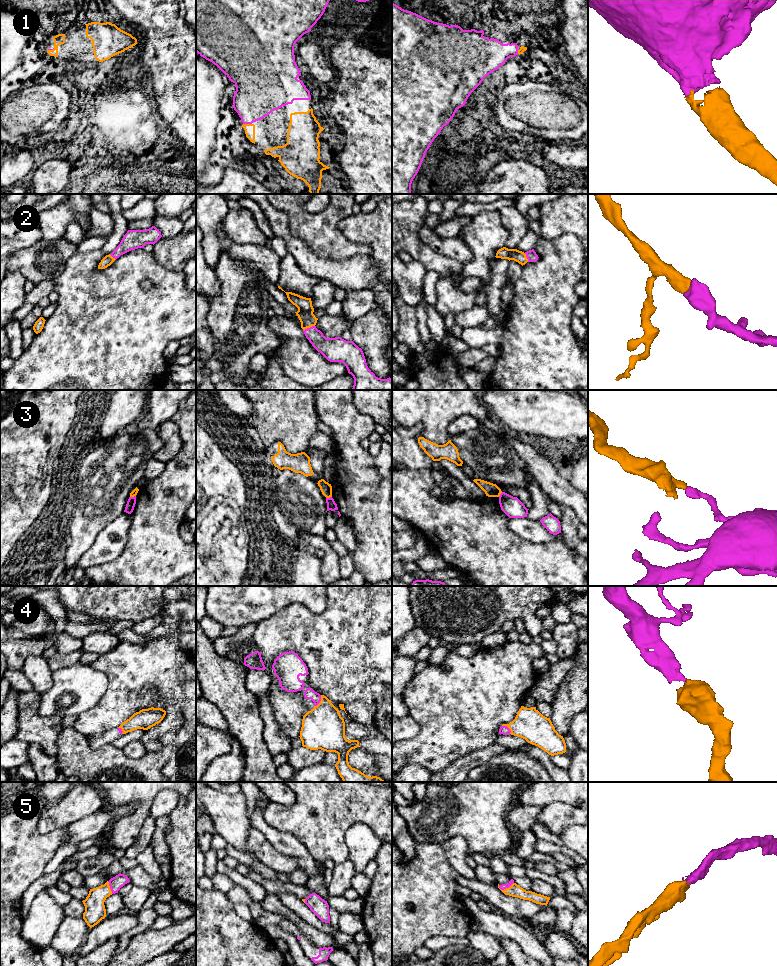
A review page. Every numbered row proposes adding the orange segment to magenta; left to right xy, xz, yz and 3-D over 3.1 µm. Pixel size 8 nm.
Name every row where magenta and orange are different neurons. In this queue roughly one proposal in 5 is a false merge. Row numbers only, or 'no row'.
3

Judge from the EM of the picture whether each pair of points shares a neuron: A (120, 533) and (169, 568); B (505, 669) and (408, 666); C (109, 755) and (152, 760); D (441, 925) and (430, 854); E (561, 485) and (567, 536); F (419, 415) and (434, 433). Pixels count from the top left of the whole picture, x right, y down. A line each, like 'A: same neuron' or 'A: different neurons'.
A: different neurons
B: different neurons
C: same neuron
D: same neuron
E: different neurons
F: same neuron

